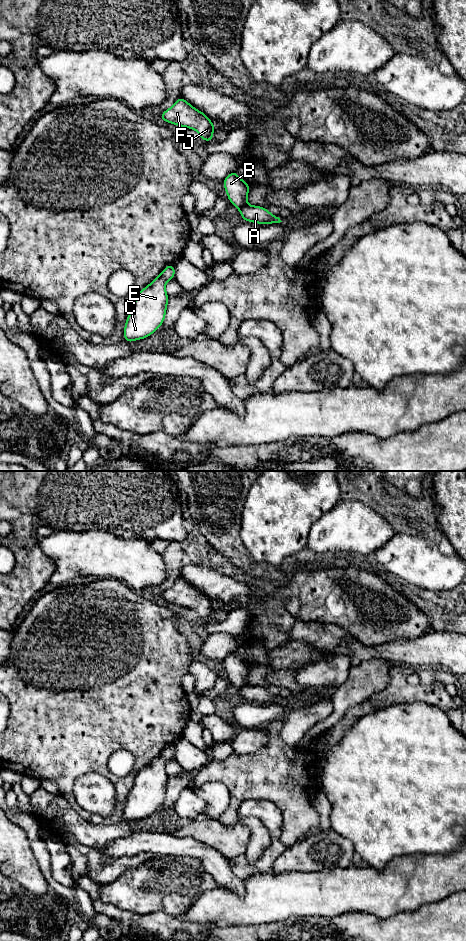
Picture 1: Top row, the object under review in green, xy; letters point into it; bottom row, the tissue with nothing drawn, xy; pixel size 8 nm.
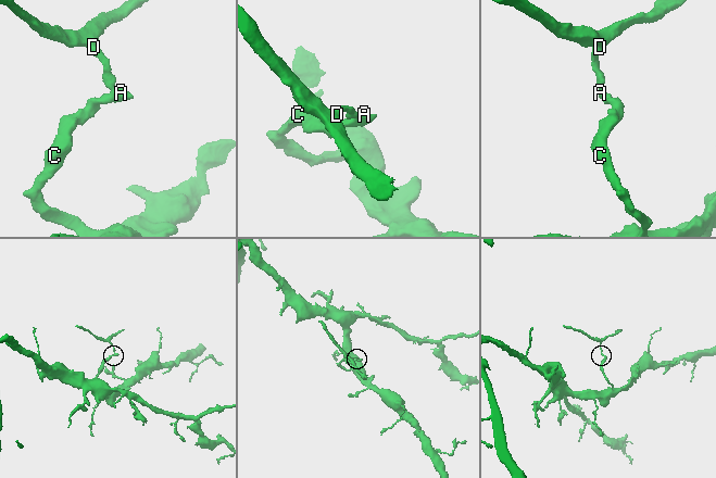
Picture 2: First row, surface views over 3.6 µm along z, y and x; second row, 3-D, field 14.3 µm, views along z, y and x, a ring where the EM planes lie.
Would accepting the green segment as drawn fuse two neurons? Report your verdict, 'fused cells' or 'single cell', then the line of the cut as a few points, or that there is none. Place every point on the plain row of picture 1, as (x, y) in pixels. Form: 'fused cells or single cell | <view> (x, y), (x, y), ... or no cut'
fused cells | xy (246, 683), (239, 688)

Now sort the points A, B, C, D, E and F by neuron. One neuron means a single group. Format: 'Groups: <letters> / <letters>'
Groups: A C E / B D F

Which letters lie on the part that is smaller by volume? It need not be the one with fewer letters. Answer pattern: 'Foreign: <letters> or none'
Foreign: B, D, F

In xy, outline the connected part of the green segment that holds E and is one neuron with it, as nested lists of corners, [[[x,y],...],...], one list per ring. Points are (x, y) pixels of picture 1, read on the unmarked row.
[[[174,744],[166,748],[138,772],[124,807],[124,821],[132,822],[152,815],[164,802],[168,784],[165,765],[175,758]]]

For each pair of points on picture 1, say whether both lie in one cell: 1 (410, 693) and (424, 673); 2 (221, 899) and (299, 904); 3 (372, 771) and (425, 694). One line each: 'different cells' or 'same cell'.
1: same cell
2: same cell
3: different cells

